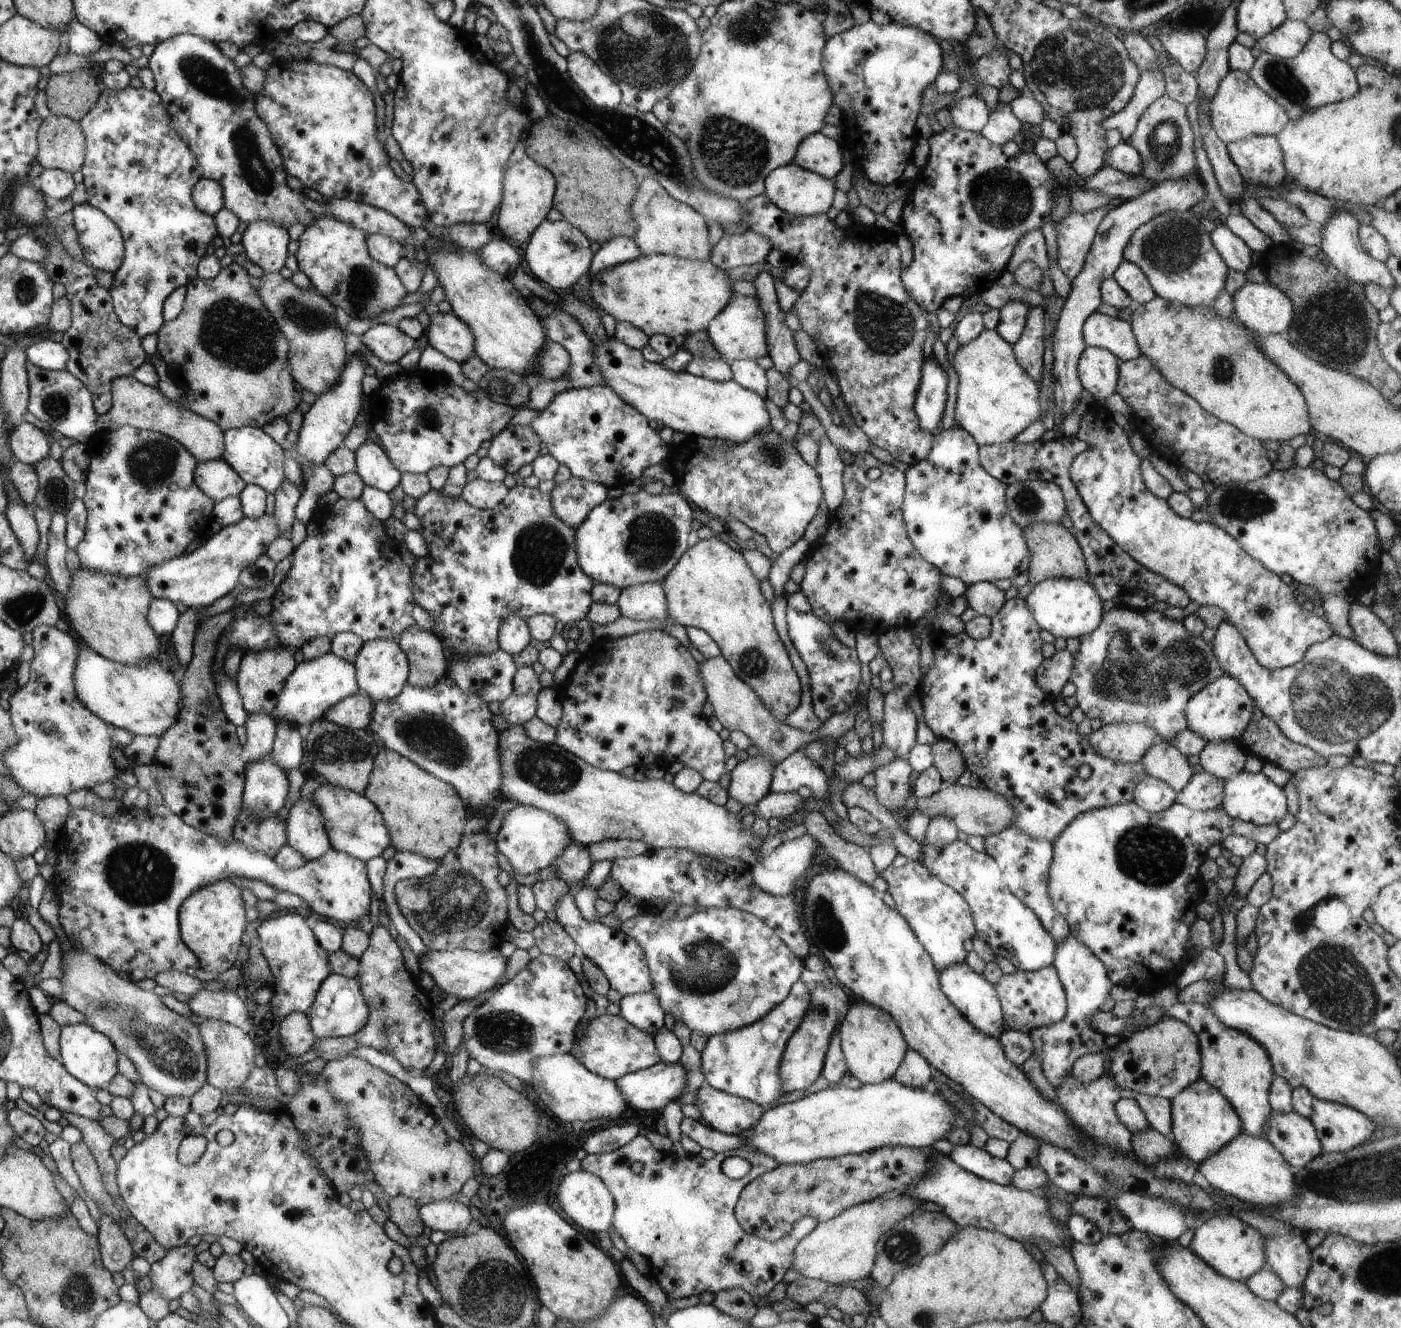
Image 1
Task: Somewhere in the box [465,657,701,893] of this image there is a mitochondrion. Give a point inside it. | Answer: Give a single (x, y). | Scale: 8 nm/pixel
(548, 770)

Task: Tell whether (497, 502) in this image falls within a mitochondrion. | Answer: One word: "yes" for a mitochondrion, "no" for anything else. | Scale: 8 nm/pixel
no

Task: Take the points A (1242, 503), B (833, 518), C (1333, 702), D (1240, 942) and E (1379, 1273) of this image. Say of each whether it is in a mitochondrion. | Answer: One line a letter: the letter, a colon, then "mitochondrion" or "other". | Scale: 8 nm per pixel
A: mitochondrion
B: other
C: mitochondrion
D: other
E: mitochondrion

